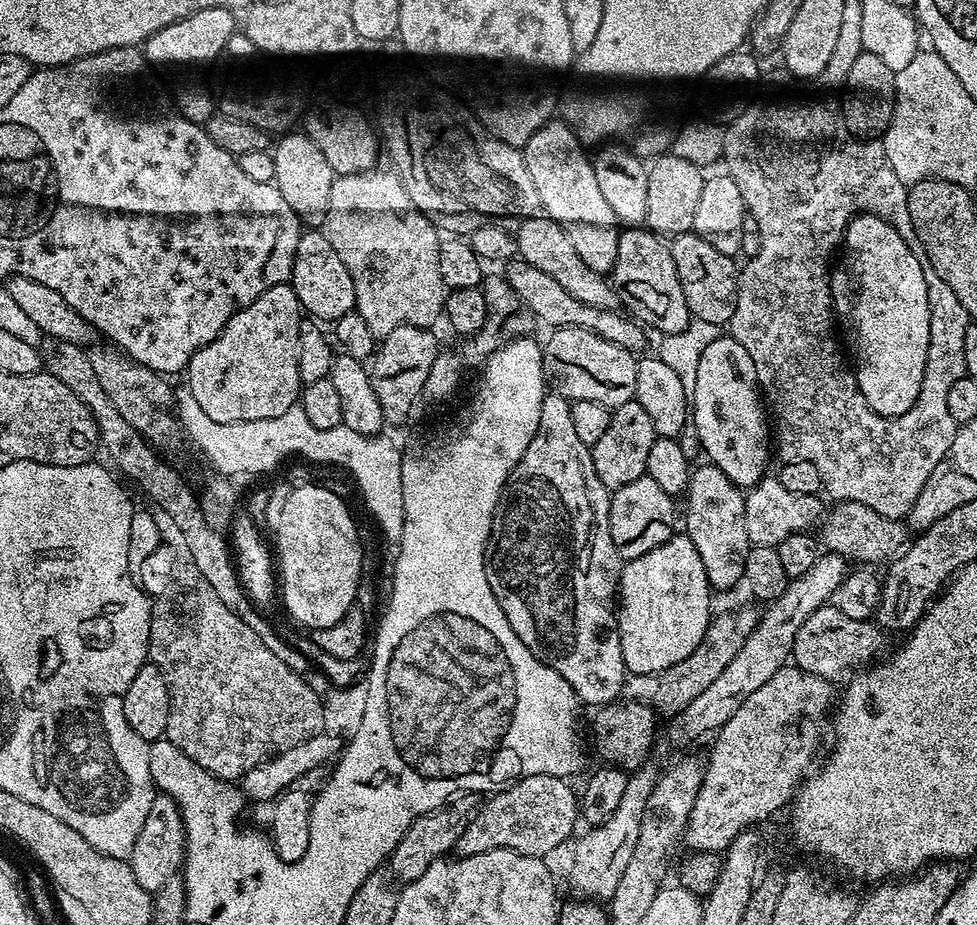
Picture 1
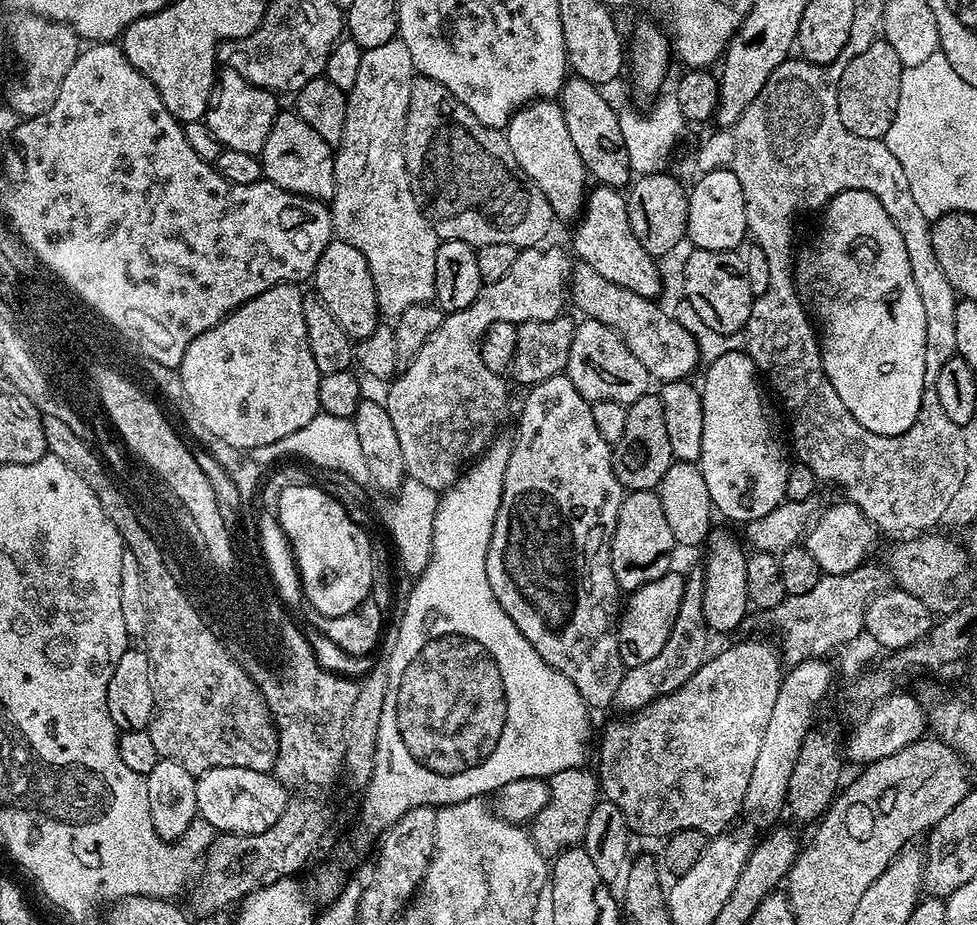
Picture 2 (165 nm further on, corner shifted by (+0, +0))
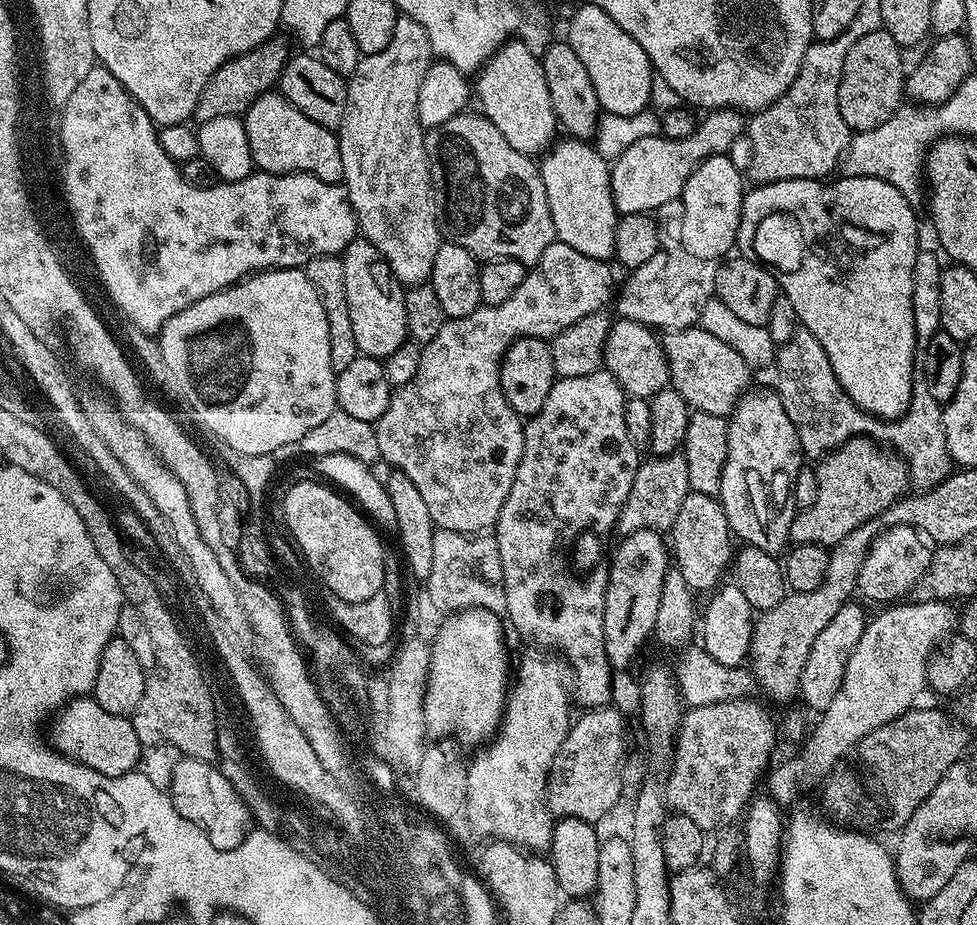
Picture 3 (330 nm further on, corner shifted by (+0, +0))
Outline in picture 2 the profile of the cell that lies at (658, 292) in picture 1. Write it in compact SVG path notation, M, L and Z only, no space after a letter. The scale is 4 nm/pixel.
M593 187L587 193L584 210L574 227L576 233L572 236L571 251L579 263L589 264L591 268L598 270L598 274L602 274L602 278L618 286L626 286L626 290L634 290L634 294L659 297L660 268L656 265L659 263L649 252L642 250L638 238L634 238L634 230L630 230L628 201L621 189Z

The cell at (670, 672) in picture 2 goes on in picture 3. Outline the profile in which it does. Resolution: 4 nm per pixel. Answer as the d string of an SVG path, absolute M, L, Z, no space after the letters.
M866 436L850 438L823 457L815 469L818 498L814 498L814 506L801 508L793 515L788 535L792 544L831 546L842 542L850 530L862 526L862 522L873 520L905 495L910 482L908 466L899 455Z

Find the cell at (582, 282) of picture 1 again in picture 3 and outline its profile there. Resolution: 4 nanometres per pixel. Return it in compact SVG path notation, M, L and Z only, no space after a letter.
M699 326L665 331L662 343L668 359L670 387L682 394L688 406L715 416L731 415L737 401L751 385L751 365L732 346Z

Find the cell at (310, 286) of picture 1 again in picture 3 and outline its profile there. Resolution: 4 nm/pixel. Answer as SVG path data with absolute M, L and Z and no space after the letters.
M363 238L351 240L346 246L346 250L340 256L342 262L342 286L346 286L346 307L350 309L350 323L354 329L354 342L358 342L358 350L362 356L372 356L375 360L384 361L390 354L394 354L394 350L398 350L398 346L402 346L405 340L409 339L408 327L406 326L406 302L404 301L405 285L390 270L390 266L386 262L386 258L378 251L370 241Z

